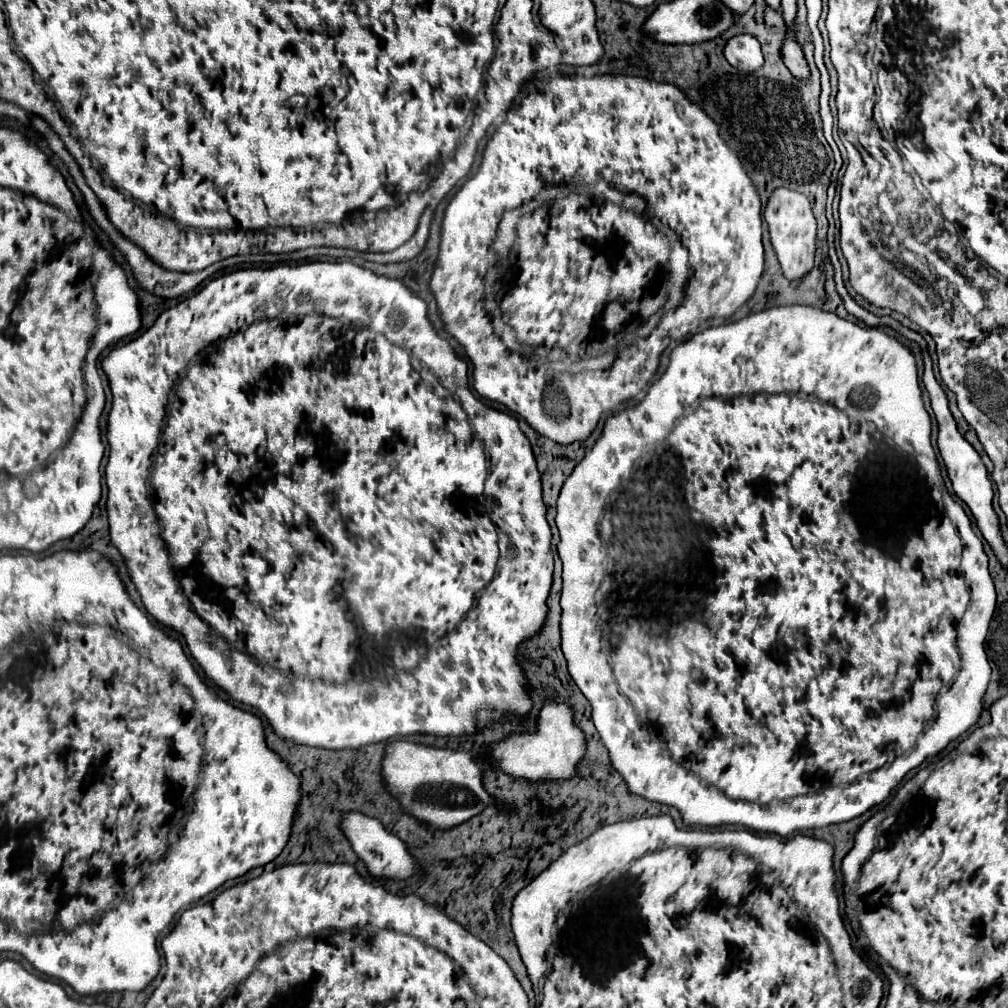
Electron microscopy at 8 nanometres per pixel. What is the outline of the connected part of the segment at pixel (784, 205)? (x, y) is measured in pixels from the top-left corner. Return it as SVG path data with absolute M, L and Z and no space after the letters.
M775 188L769 196L767 208L765 208L765 220L771 234L771 244L777 252L779 264L783 268L783 274L789 280L797 280L803 274L807 274L813 268L813 256L816 251L817 222L811 212L811 204L807 196L789 190L789 188Z

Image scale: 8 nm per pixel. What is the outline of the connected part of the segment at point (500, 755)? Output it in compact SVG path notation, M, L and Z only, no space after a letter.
M557 698L557 702L547 702L539 714L539 724L535 734L513 734L501 742L495 752L491 752L493 764L515 778L569 778L575 772L575 764L585 754L585 736L573 722L573 710Z

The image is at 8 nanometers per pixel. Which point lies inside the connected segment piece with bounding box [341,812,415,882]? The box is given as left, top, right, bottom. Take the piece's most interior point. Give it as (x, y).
(386, 856)

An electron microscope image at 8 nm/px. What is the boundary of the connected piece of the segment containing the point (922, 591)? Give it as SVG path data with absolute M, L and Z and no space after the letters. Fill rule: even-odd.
M795 304L795 306L777 306L777 308L767 308L767 310L761 310L761 312L755 312L755 314L749 314L749 316L747 316L747 318L741 318L741 320L737 320L737 322L729 322L729 324L721 324L721 326L711 326L711 328L707 328L707 330L703 330L703 332L699 332L699 334L695 334L695 336L691 336L691 338L689 338L689 340L685 340L685 342L681 342L681 344L679 344L679 346L675 346L675 348L673 348L673 352L671 352L671 354L669 354L669 364L667 364L667 370L665 370L665 372L663 372L663 374L661 374L661 376L659 376L659 380L655 380L655 382L653 382L653 384L651 384L651 388L649 388L649 390L647 390L647 394L645 394L645 398L643 398L643 400L641 400L641 402L639 402L639 404L635 404L635 406L629 406L629 408L625 408L625 410L623 410L623 412L619 412L619 414L613 414L613 416L609 416L609 418L607 418L607 420L605 420L605 428L603 428L603 432L601 432L601 436L599 436L599 440L597 440L597 442L595 442L595 444L593 444L593 448L591 448L591 450L589 450L589 452L587 452L587 454L585 454L585 458L583 458L583 460L581 460L581 462L579 462L579 464L577 464L577 466L575 466L575 470L573 470L573 472L571 472L571 476L569 476L569 478L567 478L567 480L565 480L565 484L563 484L563 488L561 488L561 494L559 494L559 500L557 500L557 518L555 518L555 520L557 520L557 528L559 528L559 534L561 534L561 542L559 542L559 544L557 544L557 552L559 552L559 558L561 558L561 560L563 560L563 594L561 594L561 608L563 608L563 614L561 614L561 621L560 621L560 629L561 629L561 646L563 646L563 654L565 654L565 658L567 658L567 662L569 662L569 674L571 674L571 678L573 678L573 680L575 680L575 684L577 684L577 686L579 686L579 690L581 690L581 692L583 692L583 694L585 694L585 698L587 698L587 700L589 700L589 702L591 702L591 708L593 708L593 712L591 712L591 718L593 718L593 722L595 722L595 724L597 724L597 732L599 732L599 736L601 736L601 742L603 742L603 744L605 744L605 746L607 746L607 750L609 750L609 758L611 758L611 764L613 764L613 768L615 768L615 770L617 770L617 772L619 772L619 774L621 774L621 776L623 776L623 780L625 780L625 782L627 782L627 786L629 786L629 790L631 790L631 792L633 792L633 794L639 794L639 796L643 796L643 798L647 798L647 800L653 800L653 802L661 802L661 804L667 804L667 806L675 806L675 808L677 808L677 810L679 810L679 812L681 812L681 814L683 814L683 820L685 820L685 824L689 824L689 826L721 826L721 824L739 824L739 826L745 826L745 828L751 828L751 830L759 830L759 832L773 832L773 834L779 834L779 836L783 836L783 838L785 838L785 836L789 836L789 834L793 834L793 832L797 832L797 830L809 830L809 828L823 828L823 826L829 826L829 824L839 824L839 822L847 822L847 820L853 820L853 818L857 818L857 816L861 816L861 814L863 814L863 812L867 812L867 810L869 810L869 808L871 808L871 806L875 806L875 804L881 804L881 802L883 802L883 800L885 800L885 798L887 798L887 796L889 796L889 792L891 792L891 790L893 790L893 788L895 788L895 786L897 786L897 784L899 784L899 782L901 782L901 778L903 778L903 776L905 776L905 774L907 774L907 772L909 772L909 770L911 770L911 768L915 768L915 766L919 766L919 764L921 764L921 762L923 762L923 760L925 760L925 758L927 758L927 756L933 756L933 754L937 754L937 752L941 752L941 750L943 750L943 748L945 748L945 746L947 746L947 744L949 744L949 742L951 742L951 740L955 740L955 738L959 738L959 736L961 736L961 734L963 734L963 732L967 732L967 730L969 730L969 728L971 728L971 726L973 726L973 724L975 724L975 722L977 722L977 718L979 718L979 714L981 714L981 698L983 698L983 694L985 694L985 690L987 690L987 684L989 684L989 678L991 678L991 666L989 666L989 660L987 660L987 654L985 654L985 640L987 640L987 634L989 634L989 624L991 624L991 620L993 620L993 614L995 614L995 606L997 606L997 592L995 592L995 584L993 584L993 578L991 578L991 572L989 572L989 566L987 566L987 554L985 554L985 550L983 550L983 542L981 542L981 540L979 540L979 538L977 538L977 534L975 534L975 532L973 532L973 528L971 528L971 520L969 520L969 516L967 516L967 514L965 514L965 511L964 511L964 510L963 510L963 508L962 508L962 507L961 507L961 505L959 505L959 504L958 504L958 503L957 503L957 502L955 502L955 500L954 500L954 498L953 498L953 496L952 496L952 495L951 495L951 494L949 494L949 492L947 492L947 490L946 490L946 489L945 489L945 486L944 486L944 481L943 481L943 479L942 479L942 477L941 477L941 472L940 472L940 467L939 467L939 464L937 464L937 456L935 456L935 450L933 450L933 446L931 446L931 418L929 418L929 414L927 414L927 410L925 410L925 406L923 406L923 398L921 398L921 388L919 388L919 378L917 378L917 364L915 364L915 356L913 356L913 352L911 352L911 350L909 350L909 348L907 348L907 346L905 346L905 344L901 344L901 342L899 342L899 340L895 340L895 338L893 338L893 336L887 336L887 334L885 334L885 332L881 332L881 330L879 330L879 328L869 328L869 326L861 326L861 324L855 324L855 322L849 322L849 320L843 320L843 318L837 318L837 316L835 316L835 314L833 314L833 312L825 312L825 310L821 310L821 308L813 308L813 306L801 306L801 304ZM787 394L802 394L802 396L804 396L804 395L805 395L805 396L806 396L806 395L807 395L807 396L809 396L809 397L811 397L811 396L817 396L817 398L818 398L818 399L819 399L819 400L809 400L809 398L799 398L799 396L787 396ZM851 418L861 418L861 420L865 420L865 422L873 422L873 424L875 424L875 426L877 426L877 428L875 428L875 426L873 426L873 424L871 424L871 436L875 436L875 464L879 464L879 496L881 496L881 498L869 498L869 446L867 446L867 440L857 440L857 426L853 426L853 424L851 424ZM629 468L631 468L631 472L629 472L629 476L627 476L627 478L623 478L623 474L625 474L625 472L627 472L627 470L629 470ZM671 478L675 478L675 480L677 480L677 482L675 482L675 484L671 484ZM887 528L901 528L901 534L903 534L903 538L901 538L901 542L895 542L895 548L891 548L891 552L889 552L889 550L887 550L887 540L879 540L879 538L887 538ZM614 576L615 576L615 582L617 582L617 584L615 584L615 592L611 592L611 612L609 612L609 630L611 630L611 646L613 646L613 648L611 648L611 649L613 649L613 658L611 658L611 655L610 655L610 654L611 654L611 652L610 652L610 651L611 651L611 649L610 649L610 650L603 650L603 648L601 648L601 628L599 628L599 618L597 618L597 607L598 607L598 606L600 606L600 605L601 605L601 603L602 603L602 602L603 602L603 601L604 601L604 600L605 600L605 598L606 598L606 597L607 597L607 594L609 594L609 593L610 593L610 591L611 591L611 590L612 590L612 585L610 585L610 584L609 584L609 580L610 580L610 579L605 579L605 578L609 578L609 577L614 577ZM653 726L657 726L657 733L652 733L652 732L651 732L651 731L650 731L650 728L651 728L651 727L653 727Z

